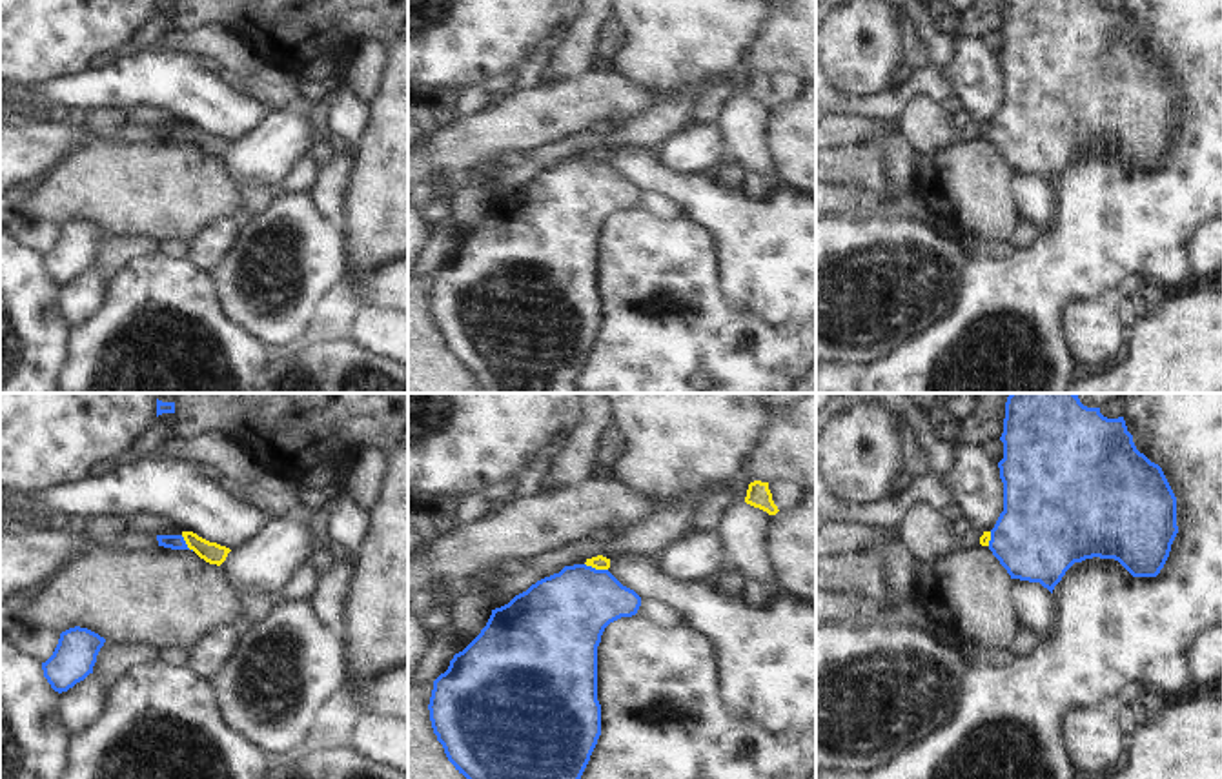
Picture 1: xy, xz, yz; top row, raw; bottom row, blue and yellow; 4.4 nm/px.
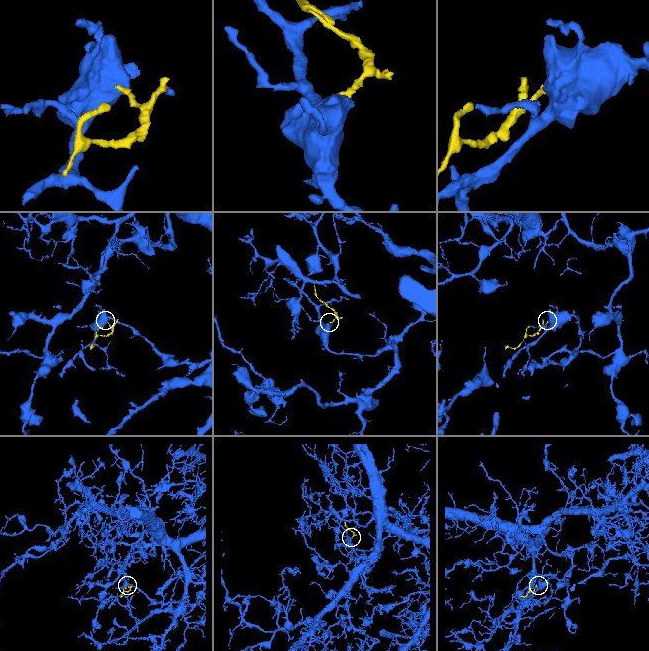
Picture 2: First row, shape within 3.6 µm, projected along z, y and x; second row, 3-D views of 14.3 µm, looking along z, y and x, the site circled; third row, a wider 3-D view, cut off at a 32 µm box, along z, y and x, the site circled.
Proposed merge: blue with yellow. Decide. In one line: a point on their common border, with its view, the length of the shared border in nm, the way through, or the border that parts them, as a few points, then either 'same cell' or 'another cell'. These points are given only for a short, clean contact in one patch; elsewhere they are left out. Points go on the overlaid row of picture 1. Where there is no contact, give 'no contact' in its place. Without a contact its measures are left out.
meets blue in xz at (594, 568); contact 110 nm long; border along xz (585, 563), (607, 570); another cell

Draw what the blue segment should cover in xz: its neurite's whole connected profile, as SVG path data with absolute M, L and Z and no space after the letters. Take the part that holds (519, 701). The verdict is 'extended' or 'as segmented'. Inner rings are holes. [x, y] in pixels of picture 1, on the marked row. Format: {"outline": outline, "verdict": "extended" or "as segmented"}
{"outline": "M565 566L492 610L481 633L433 681L430 721L466 779L581 779L601 735L597 646L605 628L632 617L641 597L608 570Z", "verdict": "as segmented"}

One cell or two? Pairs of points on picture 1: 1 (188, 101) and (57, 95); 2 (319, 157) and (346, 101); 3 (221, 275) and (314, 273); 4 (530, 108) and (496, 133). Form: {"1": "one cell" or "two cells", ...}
{"1": "one cell", "2": "one cell", "3": "one cell", "4": "one cell"}

